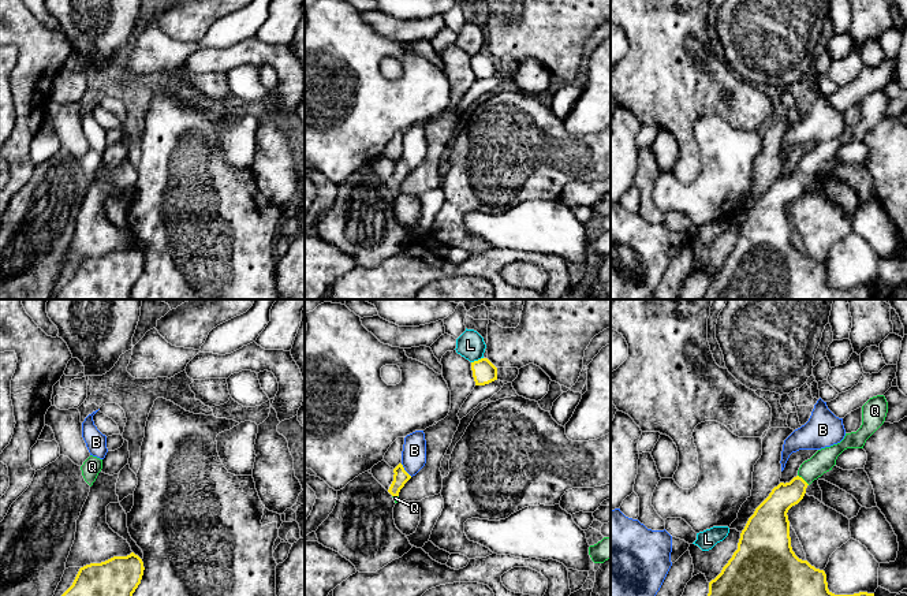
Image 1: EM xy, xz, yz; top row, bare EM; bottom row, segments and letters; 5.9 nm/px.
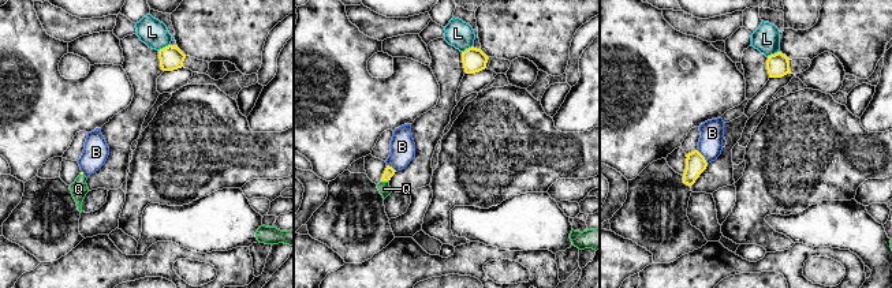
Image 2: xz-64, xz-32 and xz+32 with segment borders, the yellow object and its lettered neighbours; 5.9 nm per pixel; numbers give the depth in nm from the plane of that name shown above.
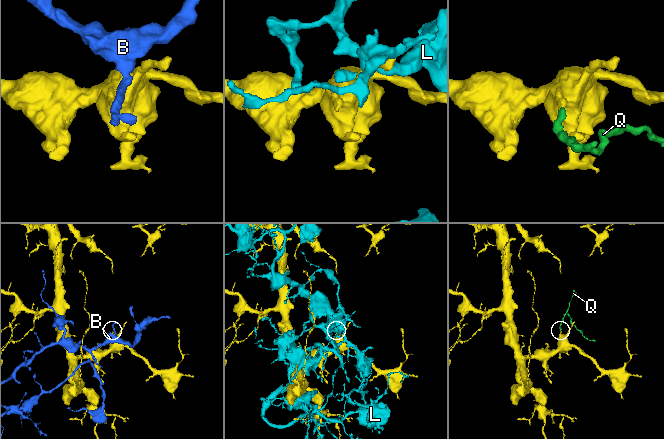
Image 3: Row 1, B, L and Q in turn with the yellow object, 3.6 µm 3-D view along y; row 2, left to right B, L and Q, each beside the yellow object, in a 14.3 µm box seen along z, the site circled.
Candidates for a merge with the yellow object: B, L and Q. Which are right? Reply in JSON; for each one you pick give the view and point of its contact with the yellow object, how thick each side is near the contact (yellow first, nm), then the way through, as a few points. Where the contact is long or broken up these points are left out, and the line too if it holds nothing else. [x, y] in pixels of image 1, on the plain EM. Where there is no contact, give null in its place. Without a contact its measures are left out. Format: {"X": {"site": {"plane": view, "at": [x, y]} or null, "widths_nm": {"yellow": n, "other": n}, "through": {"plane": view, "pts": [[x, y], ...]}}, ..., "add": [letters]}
{"Q": {"site": {"plane": "yz", "at": [802, 172]}, "widths_nm": {"yellow": 160, "other": 140}, "through": {"plane": "yz", "pts": [[773, 204], [802, 172], [824, 153]]}}, "add": ["Q"]}

